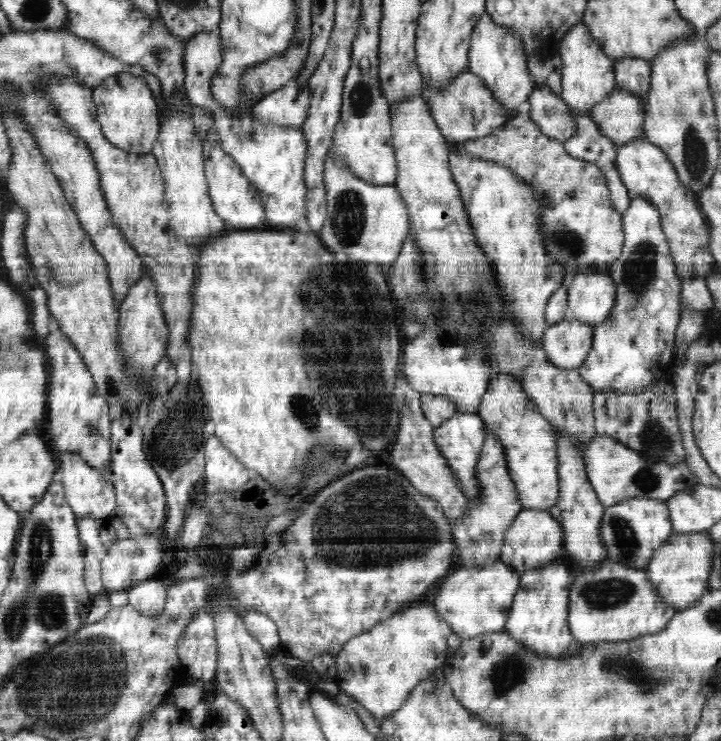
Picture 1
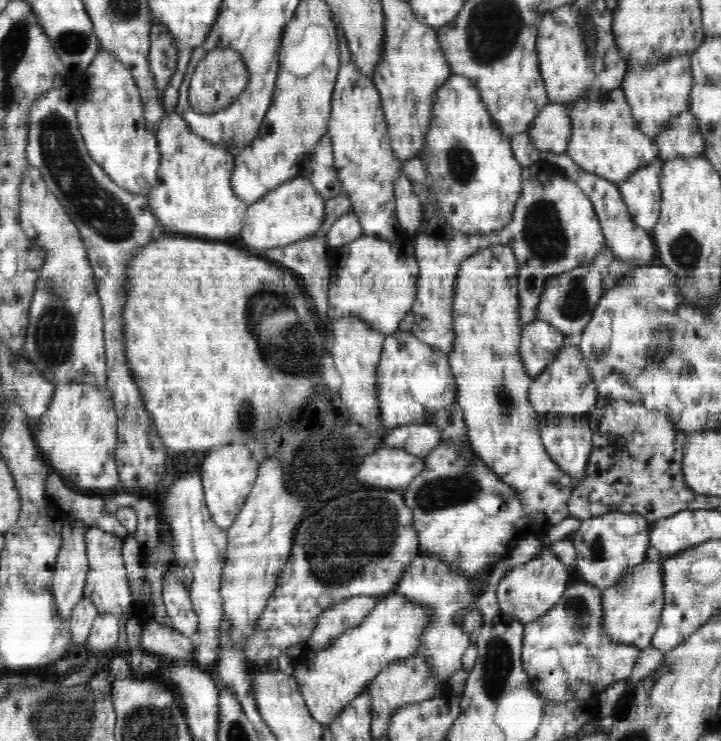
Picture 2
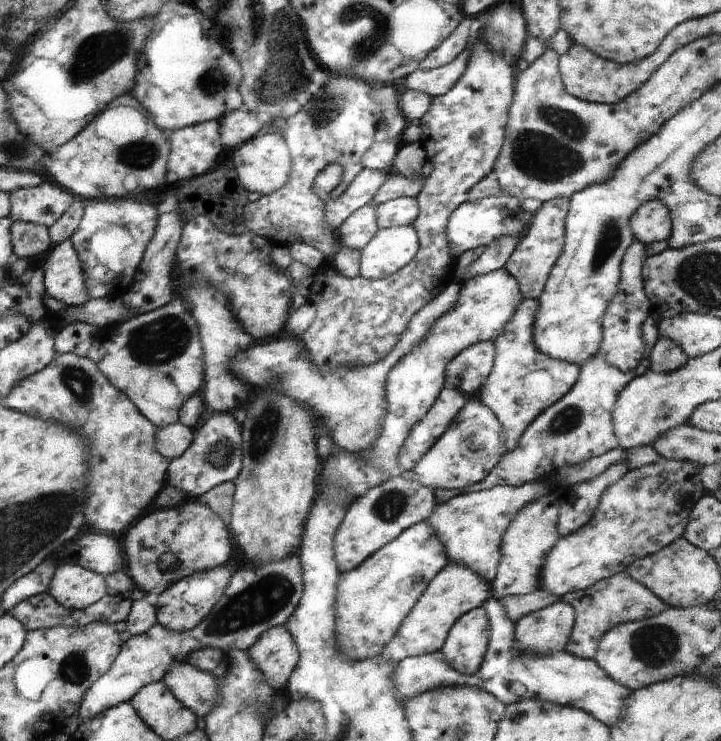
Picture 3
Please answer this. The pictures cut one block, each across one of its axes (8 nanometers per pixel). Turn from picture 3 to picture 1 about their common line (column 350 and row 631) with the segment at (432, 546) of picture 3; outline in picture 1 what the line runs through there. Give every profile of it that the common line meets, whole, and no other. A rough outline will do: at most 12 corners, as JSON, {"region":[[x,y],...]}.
{"region":[[573,569],[580,644],[662,631],[676,614],[642,569]]}

